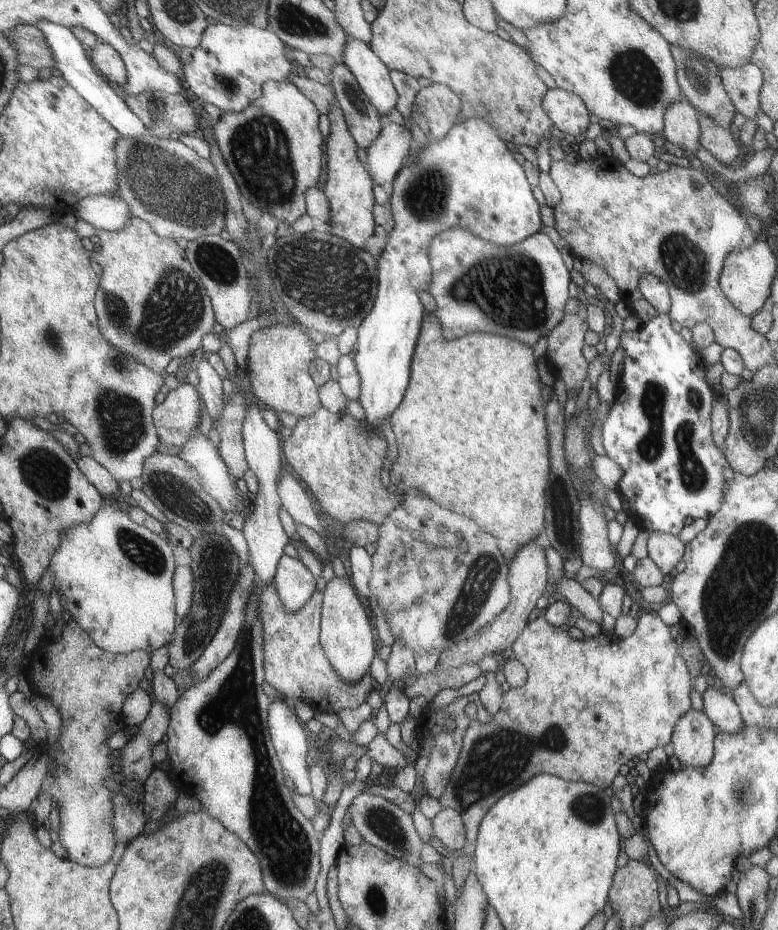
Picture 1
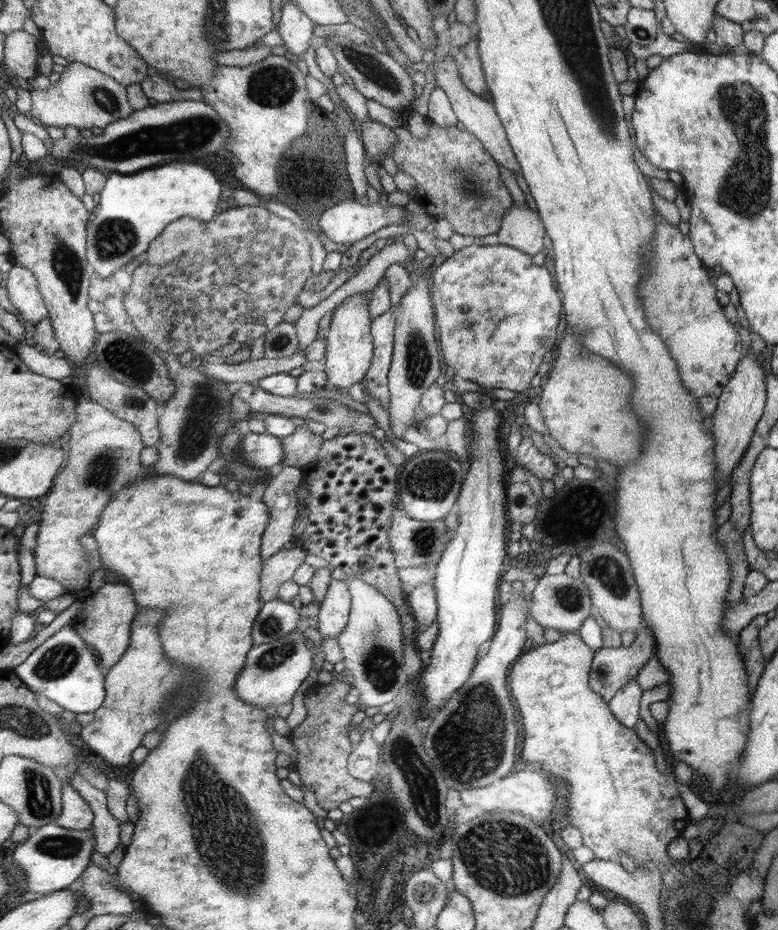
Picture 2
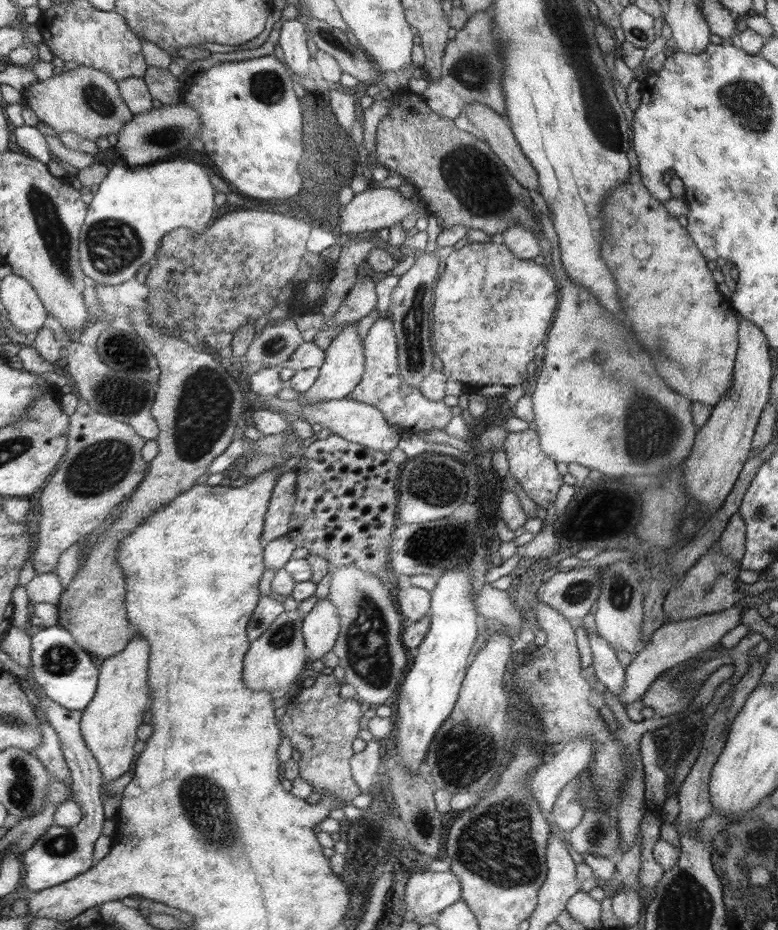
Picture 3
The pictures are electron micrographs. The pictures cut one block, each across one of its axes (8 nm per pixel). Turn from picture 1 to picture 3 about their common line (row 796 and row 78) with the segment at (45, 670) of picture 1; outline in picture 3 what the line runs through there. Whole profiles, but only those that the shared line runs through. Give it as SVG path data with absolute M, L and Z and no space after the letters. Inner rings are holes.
M81 65L72 71L65 70L61 76L52 76L46 81L34 84L34 87L28 89L24 94L28 106L34 110L42 122L48 123L59 133L70 130L94 142L102 136L118 135L134 118L115 77L94 67Z

